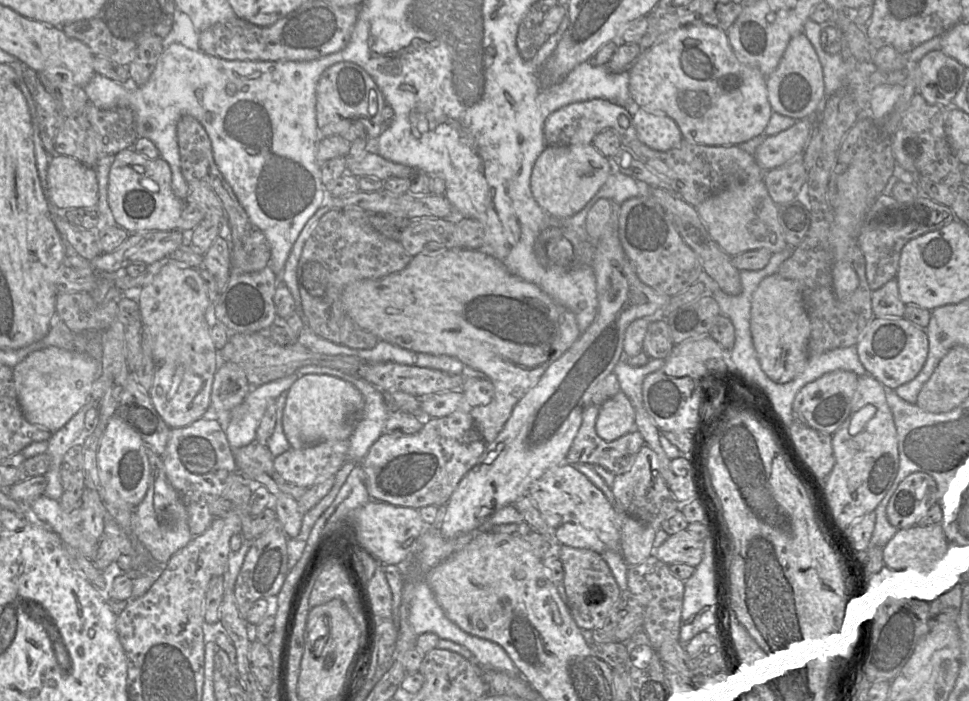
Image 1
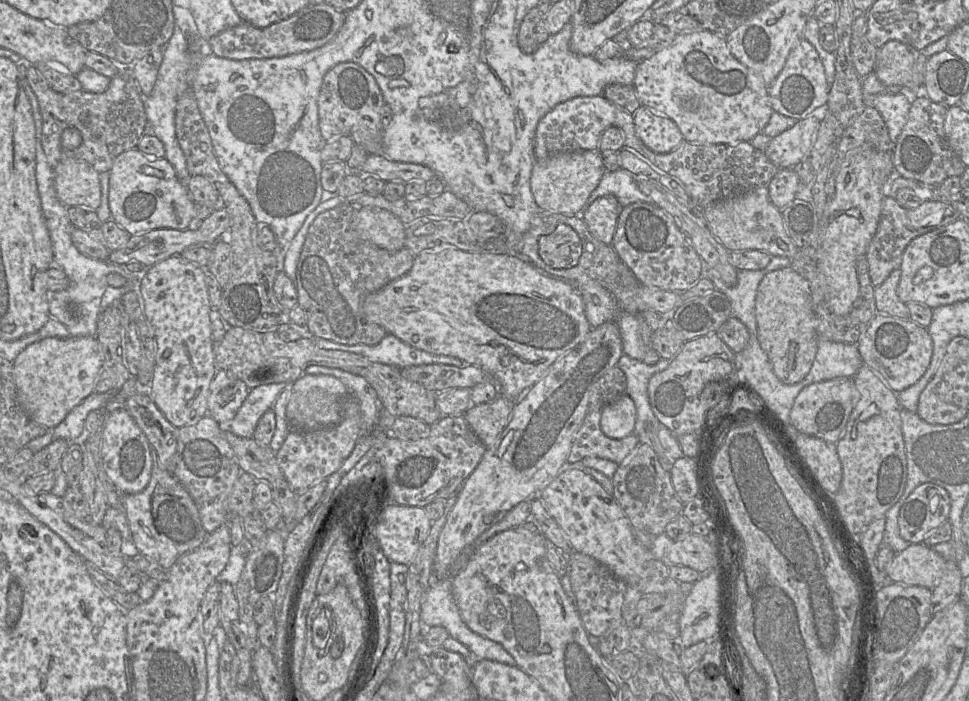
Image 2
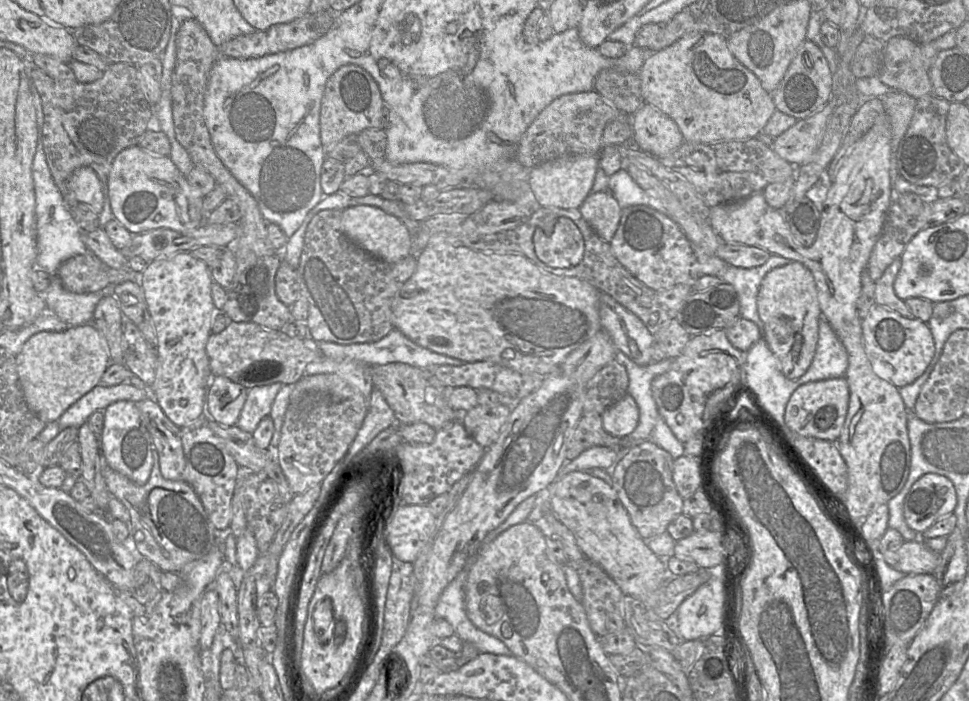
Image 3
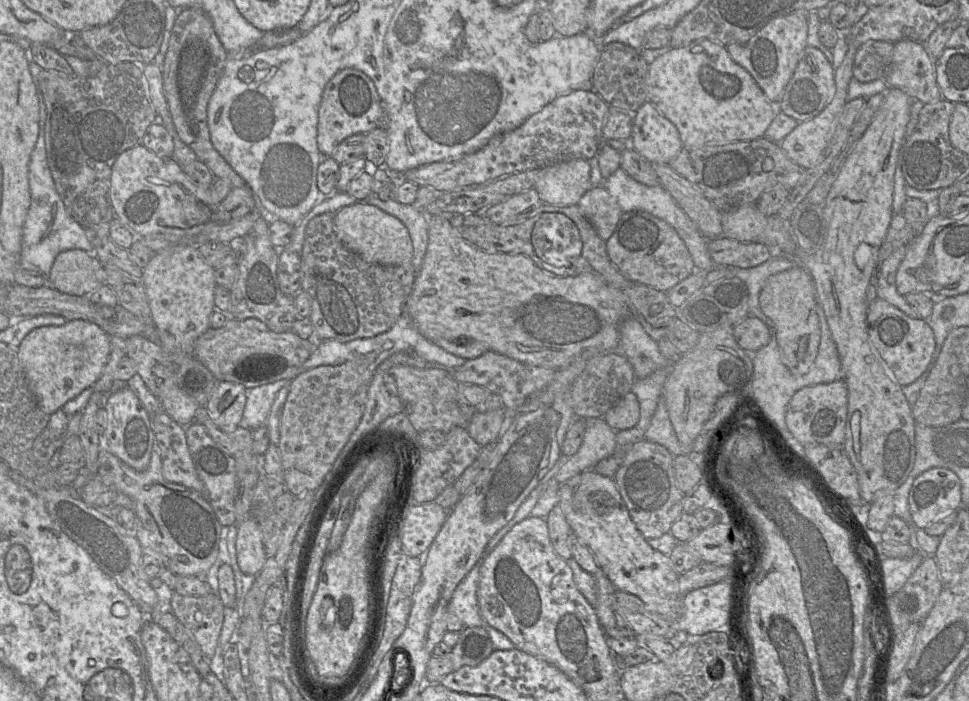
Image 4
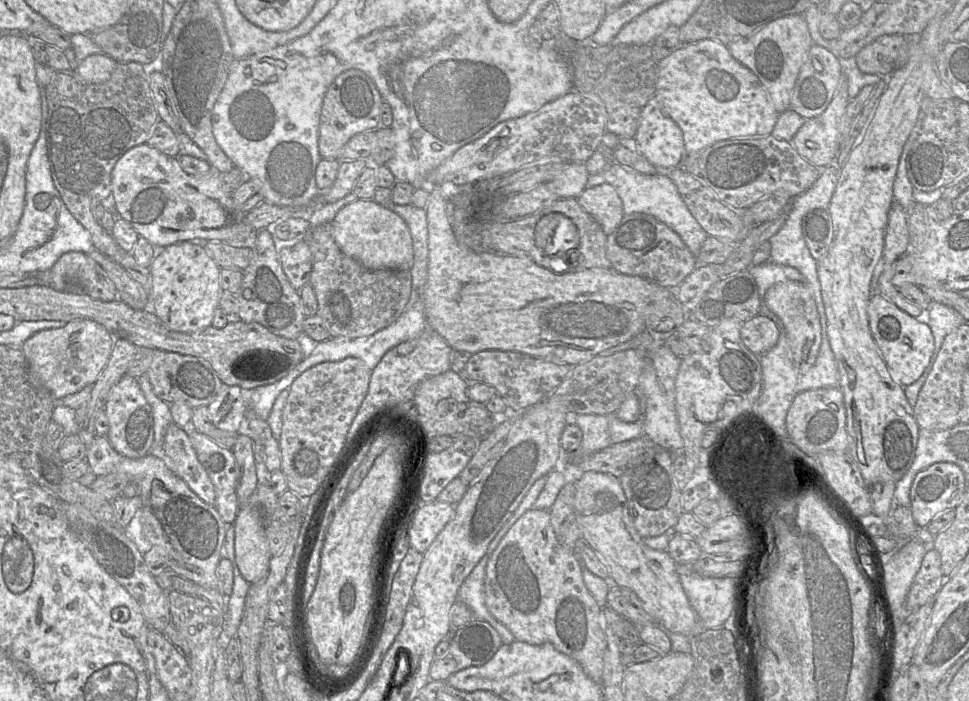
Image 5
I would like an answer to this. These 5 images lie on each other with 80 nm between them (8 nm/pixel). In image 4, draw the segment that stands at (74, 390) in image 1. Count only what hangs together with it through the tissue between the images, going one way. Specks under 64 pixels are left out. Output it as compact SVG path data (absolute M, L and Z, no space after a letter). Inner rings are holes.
M72 320L63 326L34 329L22 340L17 354L36 403L51 415L82 391L93 387L109 358L110 336L92 322Z

